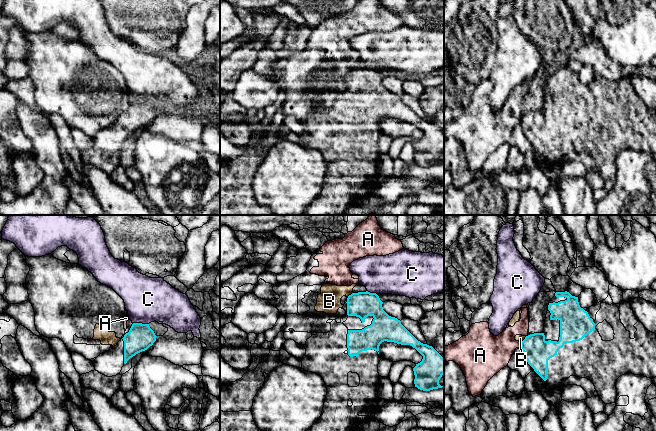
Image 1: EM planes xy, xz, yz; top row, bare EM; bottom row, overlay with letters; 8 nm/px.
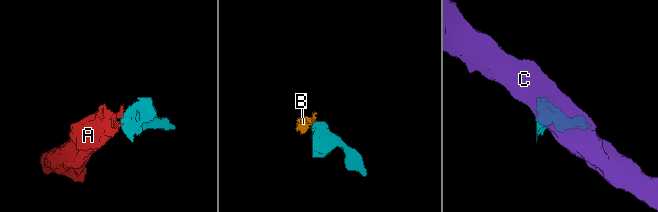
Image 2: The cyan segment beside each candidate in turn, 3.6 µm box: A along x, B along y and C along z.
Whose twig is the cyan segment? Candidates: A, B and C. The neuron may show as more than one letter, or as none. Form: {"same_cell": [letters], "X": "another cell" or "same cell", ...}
{"same_cell": [], "A": "another cell", "B": "another cell", "C": "another cell"}

